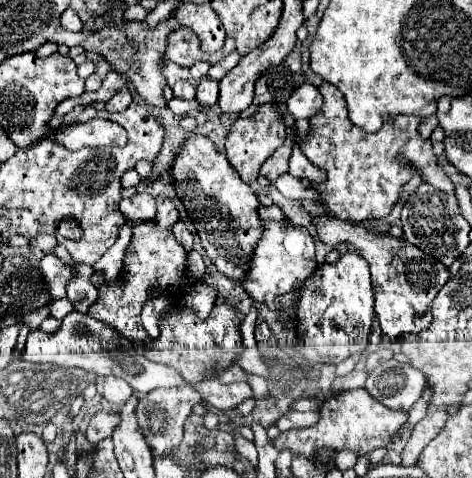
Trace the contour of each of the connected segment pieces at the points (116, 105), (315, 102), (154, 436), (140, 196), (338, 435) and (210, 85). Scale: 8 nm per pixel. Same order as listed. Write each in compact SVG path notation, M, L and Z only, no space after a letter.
M121 87L121 89L113 95L113 99L107 101L105 105L107 105L107 111L115 113L115 111L123 111L131 101L133 101L133 97L131 97L129 89L127 89L127 87Z
M311 83L299 85L293 91L293 95L287 99L287 111L295 121L313 117L315 113L321 111L321 105L323 105L323 97L321 97L319 89Z
M181 385L175 389L155 389L147 395L141 397L139 405L137 405L137 421L141 431L145 433L147 445L151 447L153 455L173 455L177 445L183 439L183 423L185 419L191 415L193 405L201 403L199 393L191 387L191 385Z
M137 193L129 199L119 201L119 211L125 215L127 221L149 221L155 217L155 199L147 193Z
M349 389L335 393L331 397L331 411L319 411L319 423L315 427L307 429L291 429L279 433L271 443L277 451L289 449L293 455L303 455L307 459L313 459L321 449L329 451L343 451L349 449L357 455L367 455L373 449L387 447L393 435L403 427L407 421L405 411L391 411L385 405L377 403L365 389Z
M203 77L197 85L197 99L205 105L205 107L211 107L217 103L217 97L219 97L219 83L209 79L209 77Z

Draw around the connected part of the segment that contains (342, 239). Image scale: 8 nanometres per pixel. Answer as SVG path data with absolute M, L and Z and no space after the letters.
M321 215L313 219L313 225L321 243L325 243L327 247L335 249L339 243L345 243L367 259L375 291L375 313L385 335L397 339L407 333L421 333L429 327L429 321L433 319L431 303L449 279L449 271L445 265L403 239L395 239L387 233L377 233L363 225L353 225L351 221L337 221L337 217Z

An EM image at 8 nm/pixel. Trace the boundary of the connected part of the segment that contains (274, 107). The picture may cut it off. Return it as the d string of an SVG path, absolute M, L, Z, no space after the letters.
M265 103L257 109L255 115L247 119L235 119L231 123L227 141L225 141L225 155L231 163L231 167L239 173L239 177L245 183L253 183L257 179L257 173L265 159L271 157L271 153L283 143L283 131L287 131L287 125L283 121L283 111L277 103Z

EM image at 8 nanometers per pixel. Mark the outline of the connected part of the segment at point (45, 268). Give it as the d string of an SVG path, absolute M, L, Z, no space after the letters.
M45 255L39 263L37 269L41 269L41 275L45 277L45 289L49 289L49 299L63 299L65 297L65 285L69 281L71 269L61 263L57 255Z

